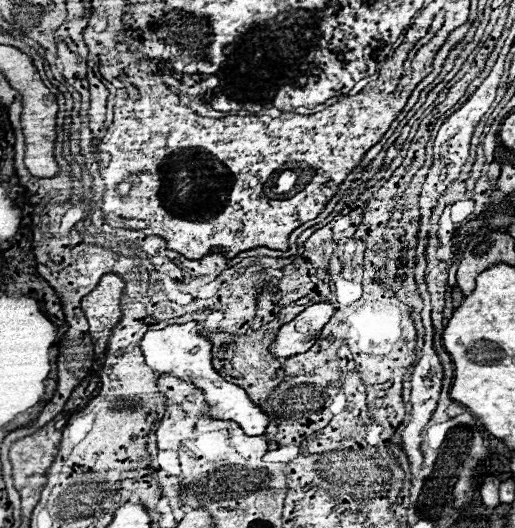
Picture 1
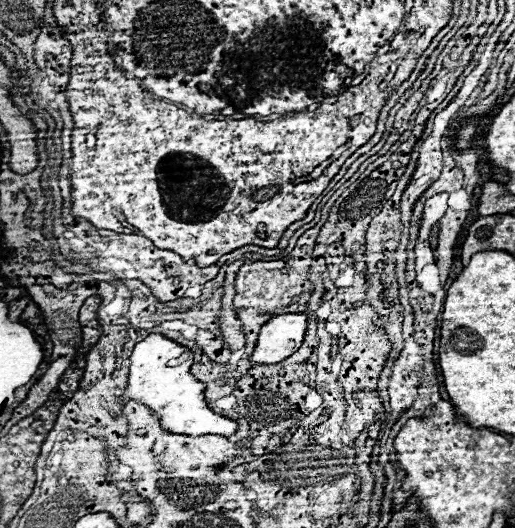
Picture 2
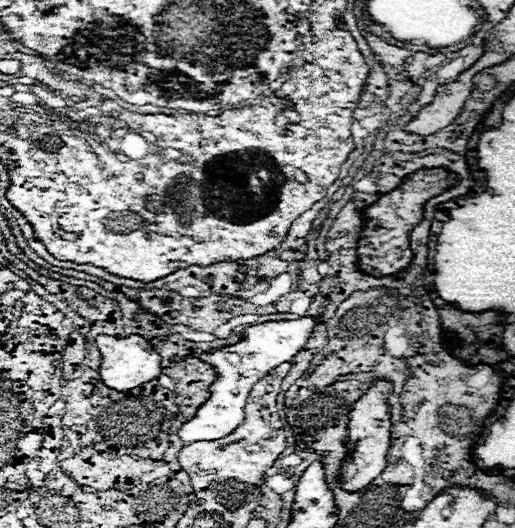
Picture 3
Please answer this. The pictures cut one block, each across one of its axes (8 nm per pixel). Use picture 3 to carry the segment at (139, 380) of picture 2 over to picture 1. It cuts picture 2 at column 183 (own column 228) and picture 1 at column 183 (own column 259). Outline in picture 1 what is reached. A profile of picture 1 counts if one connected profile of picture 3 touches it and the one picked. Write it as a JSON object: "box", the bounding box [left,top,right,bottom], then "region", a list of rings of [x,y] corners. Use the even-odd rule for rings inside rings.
{"box":[140,322,268,436],"region":[[[196,322],[172,324],[162,330],[148,330],[144,334],[144,338],[140,340],[140,348],[144,354],[144,362],[154,370],[156,376],[172,374],[180,380],[186,380],[186,382],[192,382],[194,386],[198,386],[204,392],[208,414],[212,414],[212,418],[234,420],[248,436],[264,434],[264,430],[268,426],[268,416],[258,406],[252,404],[252,400],[248,398],[248,394],[240,386],[226,382],[212,368],[212,358],[208,354],[208,340],[198,336]]]}

